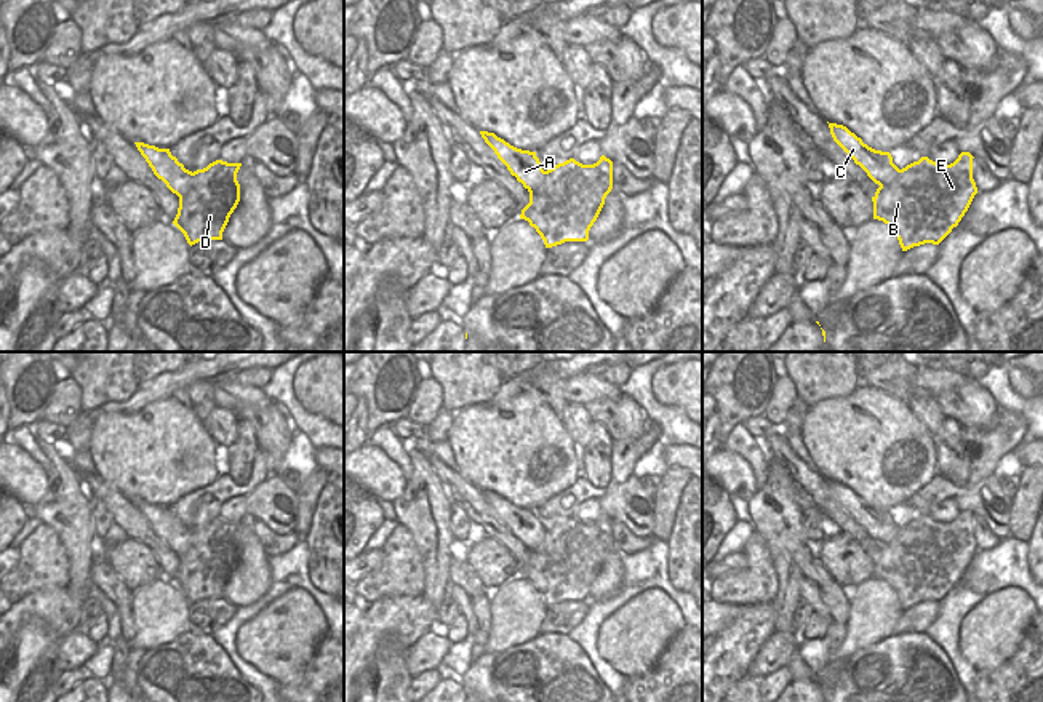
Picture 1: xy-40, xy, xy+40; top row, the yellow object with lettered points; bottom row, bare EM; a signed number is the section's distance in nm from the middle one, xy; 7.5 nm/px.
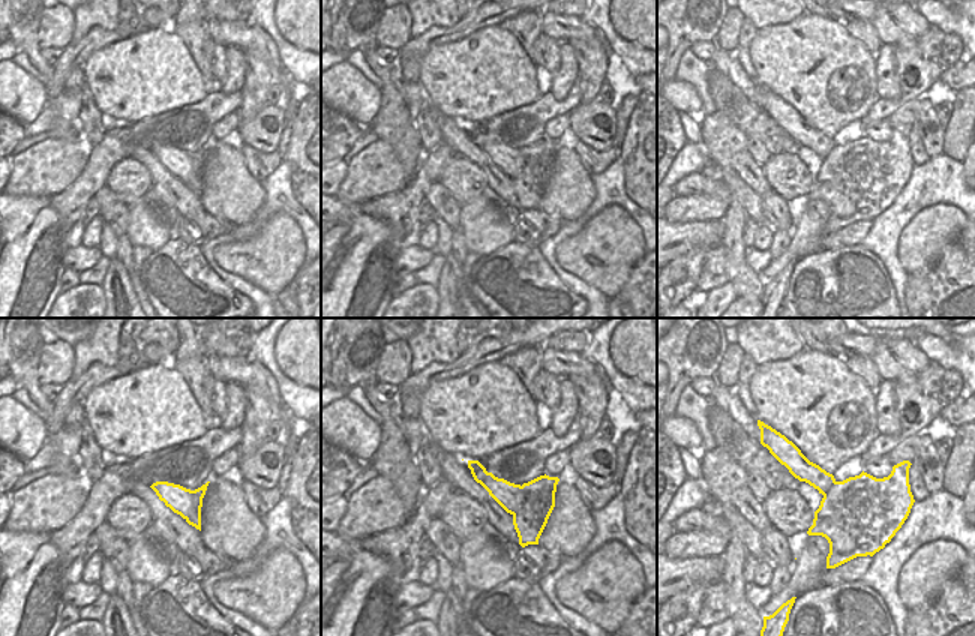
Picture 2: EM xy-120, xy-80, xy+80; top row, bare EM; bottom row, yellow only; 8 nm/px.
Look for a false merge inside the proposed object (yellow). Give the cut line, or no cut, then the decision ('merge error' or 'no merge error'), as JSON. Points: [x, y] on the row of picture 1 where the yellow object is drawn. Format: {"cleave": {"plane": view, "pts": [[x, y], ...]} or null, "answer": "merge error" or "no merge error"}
{"cleave": {"plane": "xy-40", "pts": [[192, 173], [189, 189], [179, 197]]}, "answer": "merge error"}

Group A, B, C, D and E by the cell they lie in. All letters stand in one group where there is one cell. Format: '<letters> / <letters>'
A C / B D E

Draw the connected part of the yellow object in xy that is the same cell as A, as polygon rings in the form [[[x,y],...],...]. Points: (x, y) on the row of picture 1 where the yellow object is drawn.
[[[480,131],[480,134],[494,150],[498,158],[507,166],[510,174],[515,176],[529,193],[534,193],[542,187],[547,179],[547,173],[542,170],[536,152],[517,149],[498,138],[494,133]]]

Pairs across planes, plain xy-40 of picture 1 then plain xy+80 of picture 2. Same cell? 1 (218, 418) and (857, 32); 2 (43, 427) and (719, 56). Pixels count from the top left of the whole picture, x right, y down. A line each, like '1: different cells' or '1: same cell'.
1: same cell
2: different cells

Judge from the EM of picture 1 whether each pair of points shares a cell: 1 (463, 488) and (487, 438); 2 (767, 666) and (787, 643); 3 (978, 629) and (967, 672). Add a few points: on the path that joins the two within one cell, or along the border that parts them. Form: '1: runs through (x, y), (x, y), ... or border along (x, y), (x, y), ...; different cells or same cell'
1: border along (456, 469), (479, 490); different cells
2: runs through (770, 661), (783, 648); same cell
3: border along (959, 626), (959, 651), (978, 670); different cells

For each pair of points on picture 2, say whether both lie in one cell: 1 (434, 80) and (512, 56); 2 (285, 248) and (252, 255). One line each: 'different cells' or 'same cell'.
1: same cell
2: same cell

